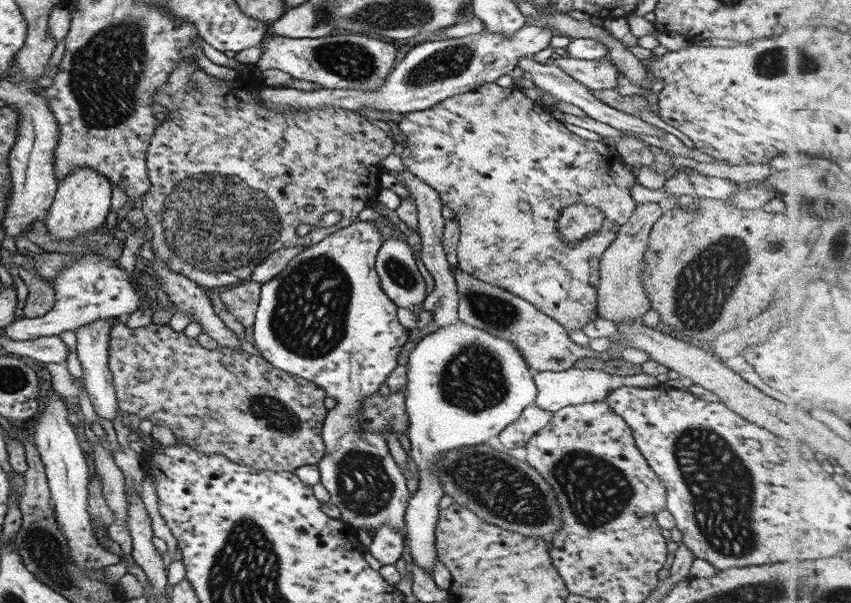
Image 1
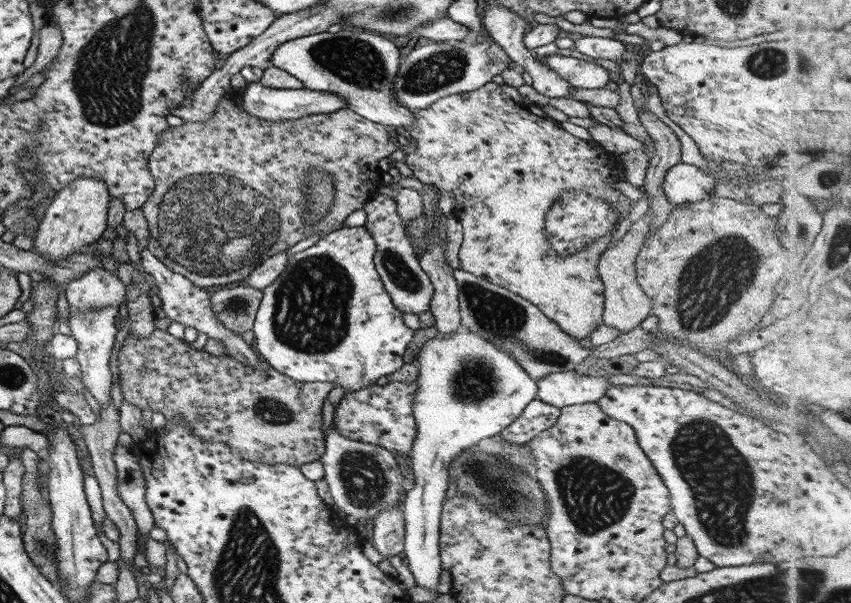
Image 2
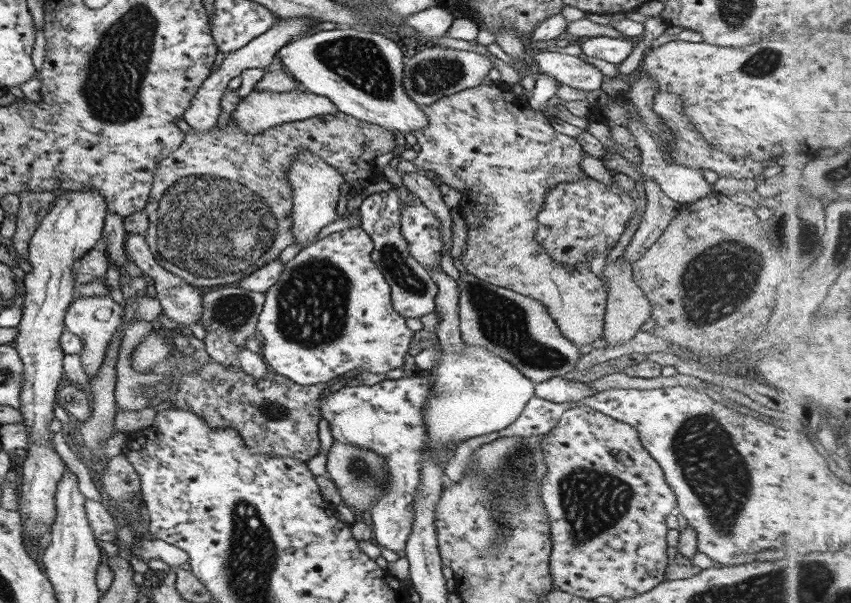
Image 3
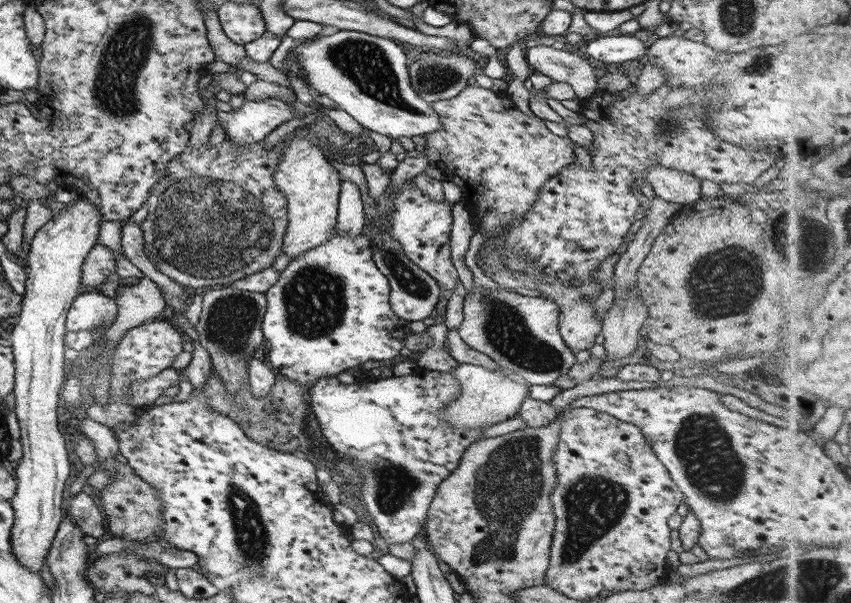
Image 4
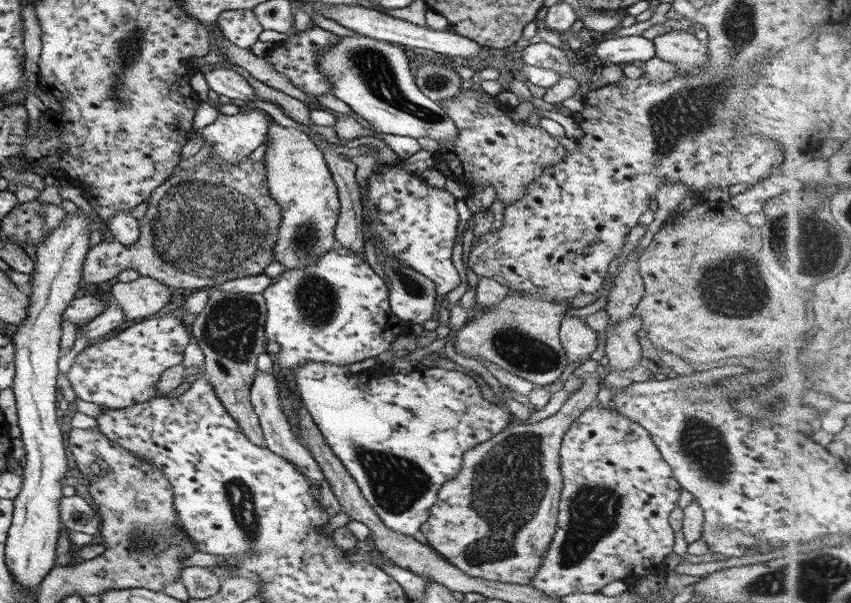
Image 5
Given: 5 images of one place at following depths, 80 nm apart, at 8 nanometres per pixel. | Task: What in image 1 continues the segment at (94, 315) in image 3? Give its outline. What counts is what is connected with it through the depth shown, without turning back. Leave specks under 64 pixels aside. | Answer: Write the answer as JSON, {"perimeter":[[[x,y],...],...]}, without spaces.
{"perimeter":[[[99,319],[89,325],[77,327],[75,334],[75,354],[81,365],[84,390],[90,400],[93,410],[105,420],[113,420],[118,409],[116,394],[112,385],[112,374],[107,366],[107,341],[111,319]]]}

